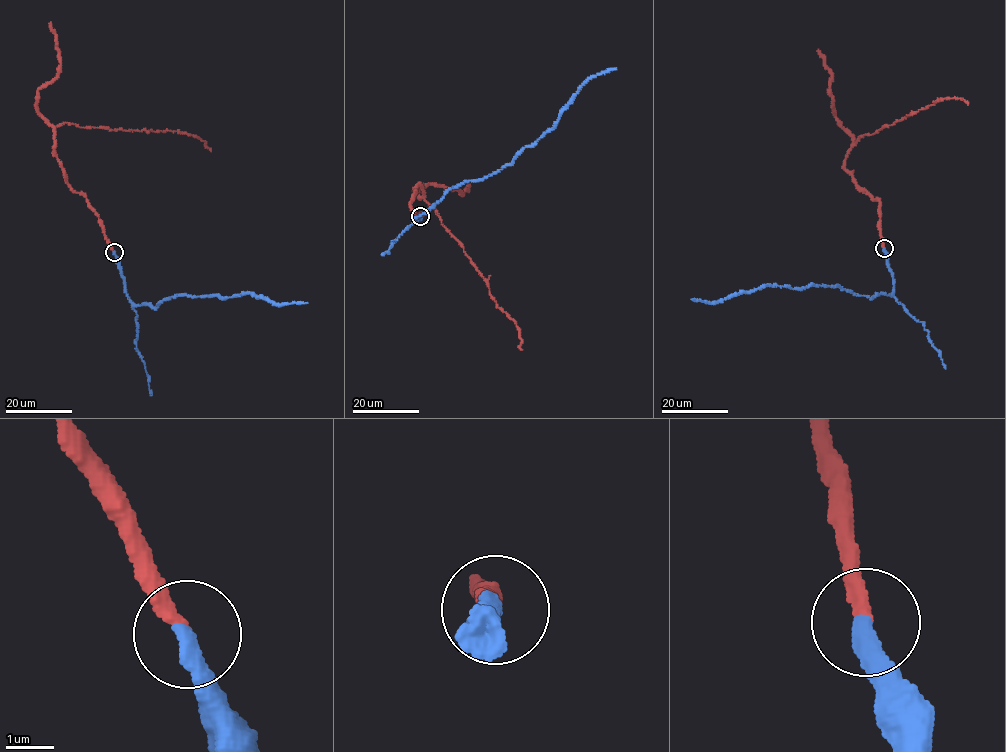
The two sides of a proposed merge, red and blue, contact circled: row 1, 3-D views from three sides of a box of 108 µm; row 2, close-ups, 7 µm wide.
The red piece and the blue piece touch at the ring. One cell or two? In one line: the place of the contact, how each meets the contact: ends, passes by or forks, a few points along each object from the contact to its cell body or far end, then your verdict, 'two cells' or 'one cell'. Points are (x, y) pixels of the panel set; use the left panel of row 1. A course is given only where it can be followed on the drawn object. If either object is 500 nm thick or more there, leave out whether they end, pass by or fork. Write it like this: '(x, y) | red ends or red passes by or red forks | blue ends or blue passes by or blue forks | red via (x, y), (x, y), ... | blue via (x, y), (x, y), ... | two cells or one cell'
(114, 252) | red ends | blue ends | red via (114, 251), (98, 213), (68, 184), (55, 154), (54, 127), (64, 123), (180, 132), (196, 136), (211, 151) | blue via (114, 251), (126, 296), (135, 305), (155, 308), (177, 295), (223, 298), (251, 292), (280, 305), (307, 302) | one cell

